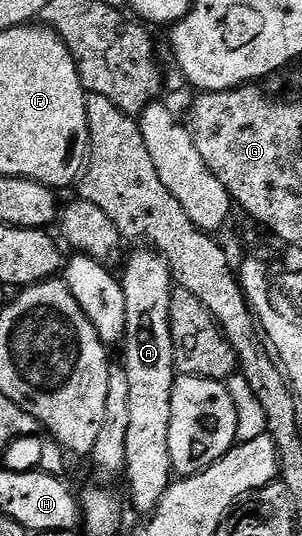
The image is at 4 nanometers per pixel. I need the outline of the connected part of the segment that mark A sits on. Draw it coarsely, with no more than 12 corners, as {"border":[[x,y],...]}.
{"border":[[159,251],[123,264],[128,495],[151,516],[174,482],[178,378]]}

